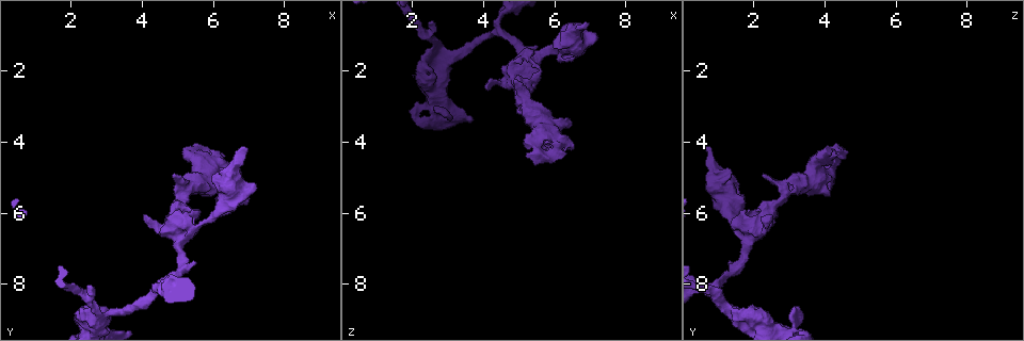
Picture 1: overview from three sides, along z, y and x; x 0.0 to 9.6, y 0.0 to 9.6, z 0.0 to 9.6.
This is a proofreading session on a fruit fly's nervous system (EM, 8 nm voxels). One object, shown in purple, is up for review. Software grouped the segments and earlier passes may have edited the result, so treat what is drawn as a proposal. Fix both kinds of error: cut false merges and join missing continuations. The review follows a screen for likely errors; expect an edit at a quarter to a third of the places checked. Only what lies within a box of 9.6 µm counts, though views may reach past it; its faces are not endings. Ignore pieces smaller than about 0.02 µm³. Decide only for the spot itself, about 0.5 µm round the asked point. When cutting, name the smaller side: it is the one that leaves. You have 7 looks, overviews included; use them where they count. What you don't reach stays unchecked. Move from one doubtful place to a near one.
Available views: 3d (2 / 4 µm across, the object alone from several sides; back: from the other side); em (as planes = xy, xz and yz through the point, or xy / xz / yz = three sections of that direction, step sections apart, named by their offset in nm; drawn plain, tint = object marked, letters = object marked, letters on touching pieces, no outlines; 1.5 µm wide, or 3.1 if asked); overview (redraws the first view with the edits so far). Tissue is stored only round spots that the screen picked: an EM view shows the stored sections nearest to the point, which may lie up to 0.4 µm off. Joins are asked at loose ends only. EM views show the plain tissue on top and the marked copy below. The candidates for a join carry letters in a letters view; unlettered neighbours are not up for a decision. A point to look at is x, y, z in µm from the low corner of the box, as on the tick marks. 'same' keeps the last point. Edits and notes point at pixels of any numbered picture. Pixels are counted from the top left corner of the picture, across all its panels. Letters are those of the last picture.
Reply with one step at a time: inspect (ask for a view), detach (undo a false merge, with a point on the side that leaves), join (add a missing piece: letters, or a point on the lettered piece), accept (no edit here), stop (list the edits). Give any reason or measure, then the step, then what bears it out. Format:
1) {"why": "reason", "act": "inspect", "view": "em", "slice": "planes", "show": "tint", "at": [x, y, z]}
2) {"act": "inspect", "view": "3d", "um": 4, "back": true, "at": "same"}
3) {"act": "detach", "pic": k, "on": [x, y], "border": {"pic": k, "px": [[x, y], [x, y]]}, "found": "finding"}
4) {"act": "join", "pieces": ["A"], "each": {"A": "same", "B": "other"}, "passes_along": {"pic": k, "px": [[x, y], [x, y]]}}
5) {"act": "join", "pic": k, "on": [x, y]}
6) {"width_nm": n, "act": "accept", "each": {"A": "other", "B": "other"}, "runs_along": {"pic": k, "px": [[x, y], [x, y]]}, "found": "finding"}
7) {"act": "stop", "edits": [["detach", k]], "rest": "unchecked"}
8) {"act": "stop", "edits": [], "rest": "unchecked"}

{"why": "a narrow waist", "act": "inspect", "view": "em", "slice": "planes", "show": "tint", "at": [5.75, 6.20, 1.45]}

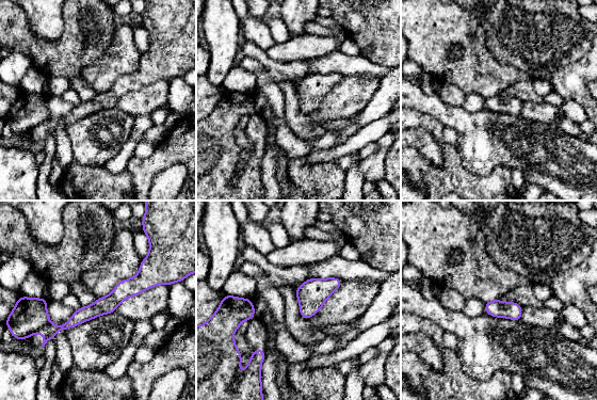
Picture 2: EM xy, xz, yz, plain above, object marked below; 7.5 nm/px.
{"why": "see the neighbours", "act": "inspect", "view": "em", "slice": "planes", "show": "letters", "at": "same"}

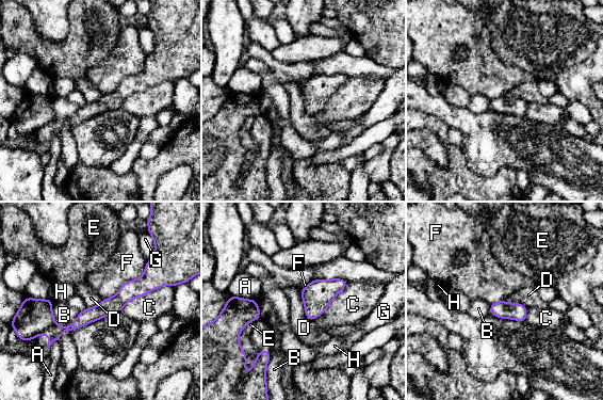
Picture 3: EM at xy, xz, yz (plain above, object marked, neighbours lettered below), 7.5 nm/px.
{"longest_contact_nm": ["F", 460], "act": "accept", "each": {"A": "other", "B": "other", "C": "other", "D": "other", "E": "other", "F": "other", "G": "other", "H": "other"}, "found": "continuous, no second cell"}

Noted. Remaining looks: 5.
{"why": "free end", "act": "inspect", "view": "3d", "um": 2, "back": true, "at": [6.90, 4.10, 0.65]}

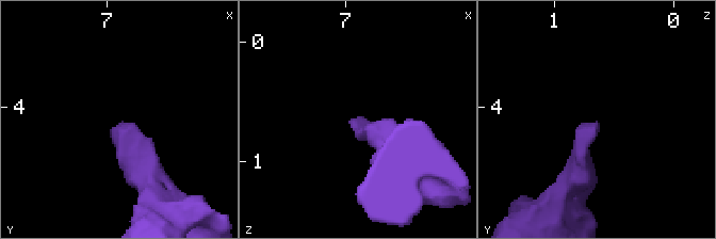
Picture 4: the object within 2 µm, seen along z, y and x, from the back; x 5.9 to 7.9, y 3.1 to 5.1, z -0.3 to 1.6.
{"act": "inspect", "view": "em", "slice": "planes", "show": "letters", "at": [6.92, 4.14, 0.66]}

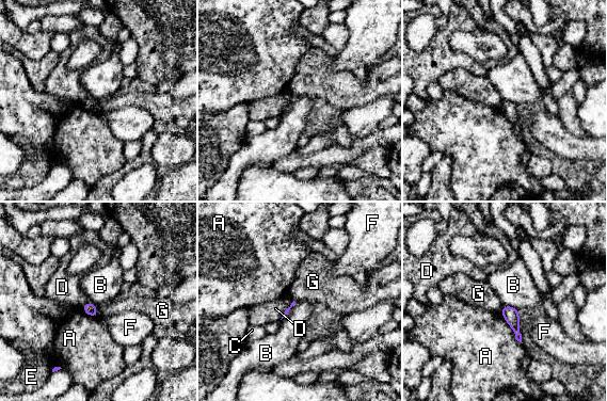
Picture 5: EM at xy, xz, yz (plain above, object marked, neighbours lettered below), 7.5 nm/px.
{"act": "accept", "each": {"A": "other", "B": "other", "C": "other", "D": "other", "E": "other", "F": "other", "G": "other"}, "border": {"pic": 5, "px": [[502, 304], [516, 308]]}, "found": "no lettered piece goes on from it"}

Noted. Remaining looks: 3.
{"act": "stop", "edits": [], "rest": "unchecked"}

